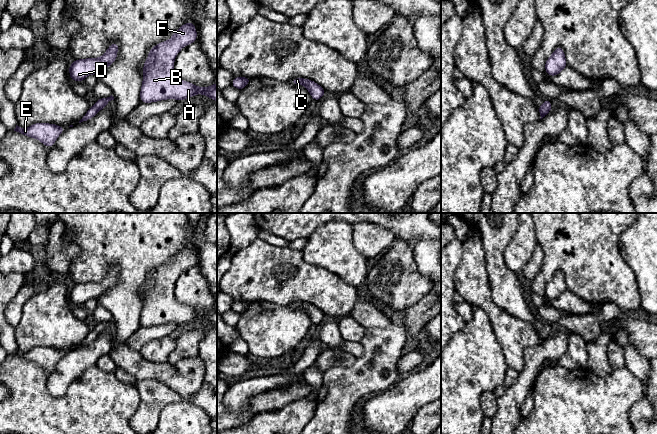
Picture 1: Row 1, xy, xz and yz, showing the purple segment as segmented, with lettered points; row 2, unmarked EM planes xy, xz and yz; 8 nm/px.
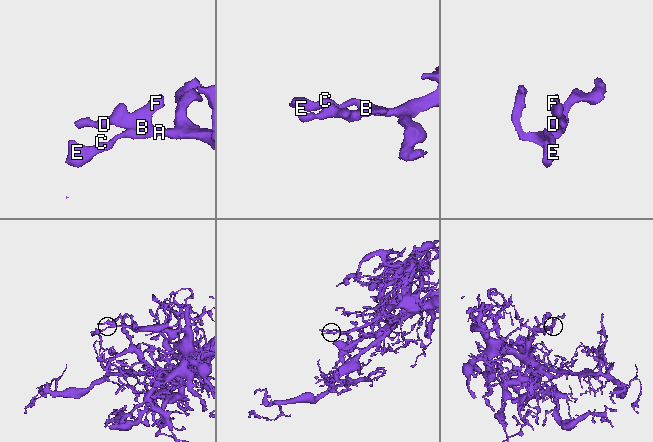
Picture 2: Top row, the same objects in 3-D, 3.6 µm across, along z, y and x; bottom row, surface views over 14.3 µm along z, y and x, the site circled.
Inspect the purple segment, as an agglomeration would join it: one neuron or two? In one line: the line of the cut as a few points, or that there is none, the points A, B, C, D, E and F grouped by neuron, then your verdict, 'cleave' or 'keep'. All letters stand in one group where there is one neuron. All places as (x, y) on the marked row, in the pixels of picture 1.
no cut; A B C D E F; keep

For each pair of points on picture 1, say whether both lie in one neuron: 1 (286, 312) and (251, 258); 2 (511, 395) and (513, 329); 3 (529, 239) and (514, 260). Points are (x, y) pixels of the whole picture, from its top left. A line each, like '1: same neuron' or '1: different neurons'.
1: different neurons
2: different neurons
3: same neuron

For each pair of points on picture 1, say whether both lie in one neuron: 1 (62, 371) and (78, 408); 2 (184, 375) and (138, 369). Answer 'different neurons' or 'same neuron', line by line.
1: different neurons
2: same neuron

